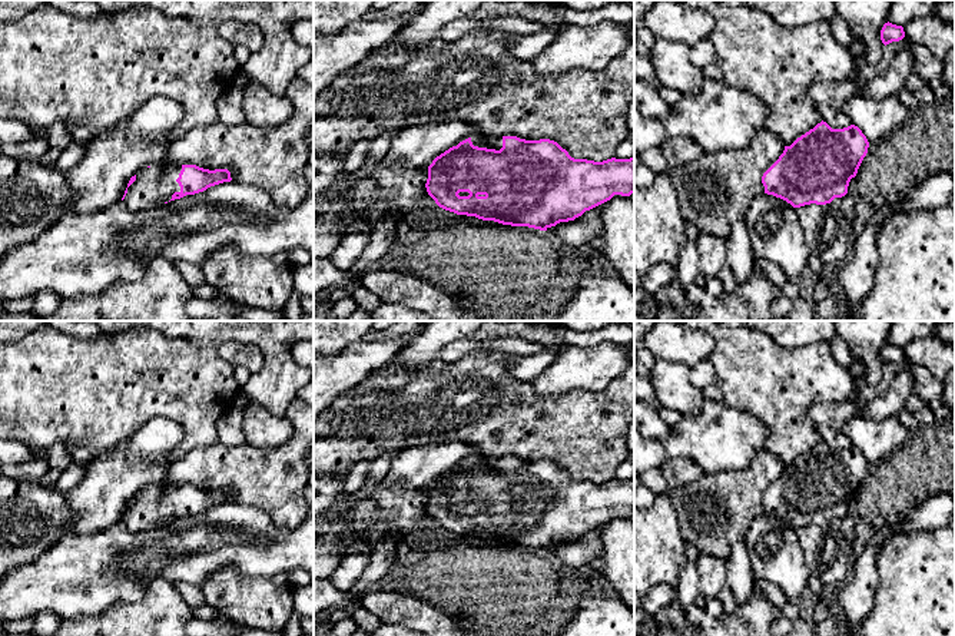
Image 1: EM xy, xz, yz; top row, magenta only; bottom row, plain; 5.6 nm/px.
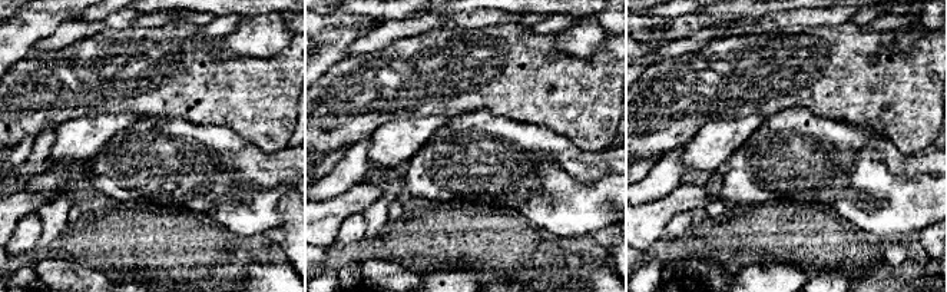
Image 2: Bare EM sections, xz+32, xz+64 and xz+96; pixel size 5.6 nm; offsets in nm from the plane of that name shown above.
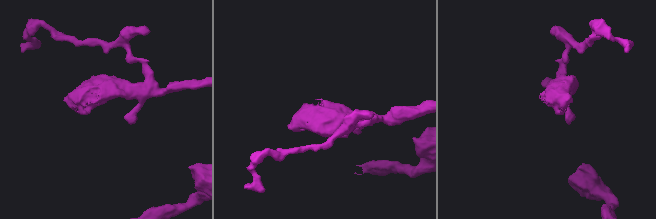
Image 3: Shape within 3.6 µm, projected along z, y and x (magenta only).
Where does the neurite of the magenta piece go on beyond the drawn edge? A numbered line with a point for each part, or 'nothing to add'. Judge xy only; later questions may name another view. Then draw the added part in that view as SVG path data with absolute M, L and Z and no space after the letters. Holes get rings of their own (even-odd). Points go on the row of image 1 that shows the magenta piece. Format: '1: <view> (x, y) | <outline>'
1: xy (155, 185) | M163 160L139 172L123 199L127 209L140 212L169 202L175 192L180 192L176 182L180 170L182 166Z

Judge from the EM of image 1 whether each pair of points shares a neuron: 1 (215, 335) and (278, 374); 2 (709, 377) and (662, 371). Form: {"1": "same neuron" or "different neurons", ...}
{"1": "same neuron", "2": "different neurons"}

